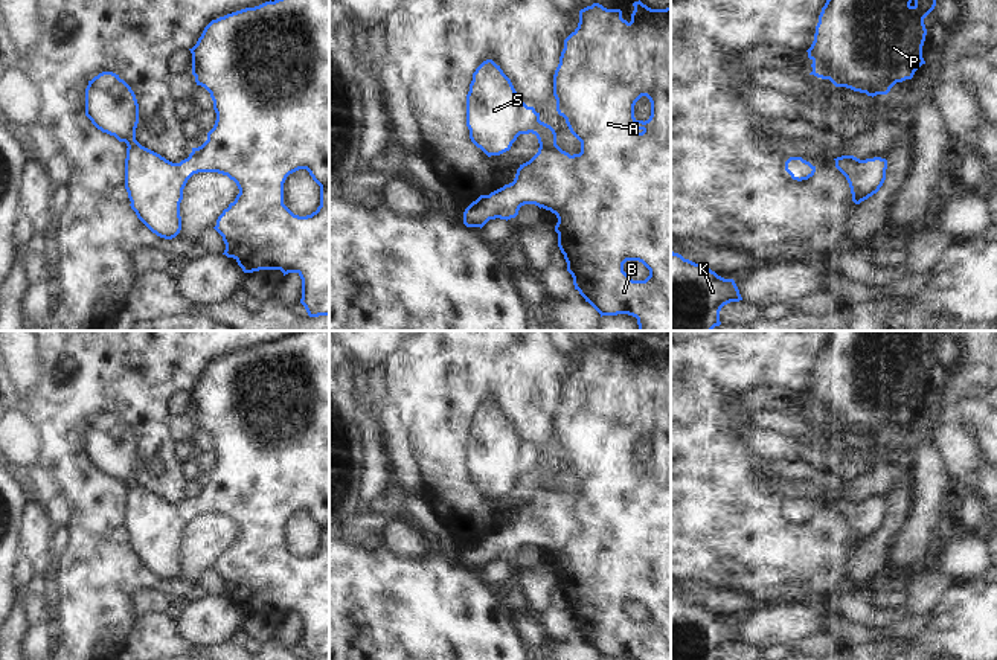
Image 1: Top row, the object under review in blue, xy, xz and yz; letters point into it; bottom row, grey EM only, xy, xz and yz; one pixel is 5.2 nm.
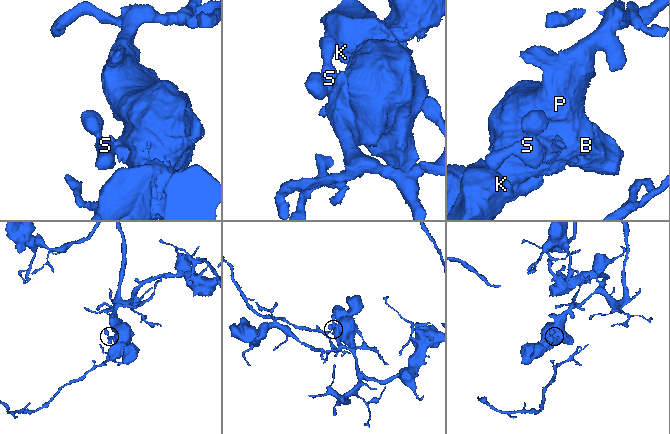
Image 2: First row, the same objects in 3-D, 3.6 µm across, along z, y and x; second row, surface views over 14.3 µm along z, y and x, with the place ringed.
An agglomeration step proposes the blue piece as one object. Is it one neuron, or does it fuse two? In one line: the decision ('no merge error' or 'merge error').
no merge error

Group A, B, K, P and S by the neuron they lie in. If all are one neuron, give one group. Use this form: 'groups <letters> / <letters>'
groups A B K P S

